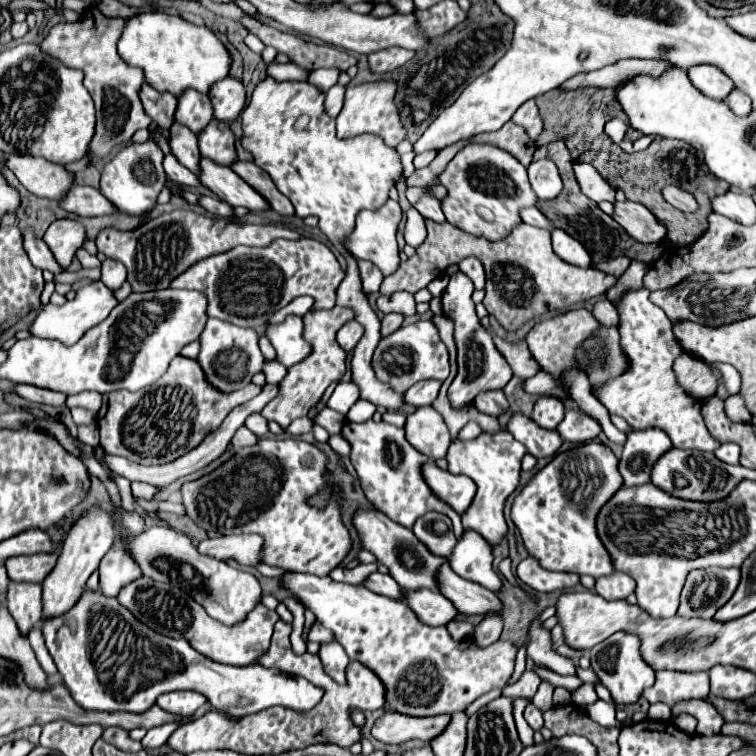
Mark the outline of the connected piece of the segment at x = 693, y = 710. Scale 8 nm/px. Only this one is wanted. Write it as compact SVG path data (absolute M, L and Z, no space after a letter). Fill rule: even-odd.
M686 699L686 701L678 701L672 707L672 719L676 719L678 715L688 713L692 717L698 719L698 729L696 733L700 735L714 735L720 733L720 727L724 721L720 721L718 713L712 711L712 705L700 701L700 699Z

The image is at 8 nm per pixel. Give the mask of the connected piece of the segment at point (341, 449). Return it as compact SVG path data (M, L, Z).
M330 435L328 445L330 445L338 455L350 457L350 445L348 445L348 441L346 441L342 435Z

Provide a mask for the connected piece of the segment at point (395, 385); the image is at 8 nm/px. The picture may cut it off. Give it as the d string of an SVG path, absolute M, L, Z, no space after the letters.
M420 319L416 323L402 325L398 331L380 339L372 357L372 369L378 381L388 383L396 393L404 393L422 379L444 381L450 373L448 349L444 347L444 343L440 343L436 325L432 321Z

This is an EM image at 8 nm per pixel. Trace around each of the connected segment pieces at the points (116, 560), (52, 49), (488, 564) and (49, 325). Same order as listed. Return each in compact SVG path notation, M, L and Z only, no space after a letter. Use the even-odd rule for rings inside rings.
M116 539L114 547L100 561L98 573L100 591L106 597L118 597L122 587L140 577L140 569L136 567L136 563L132 563L132 559L128 559L128 553L120 547L120 539Z
M92 5L84 11L76 23L58 23L40 43L40 49L54 59L60 59L66 67L84 71L84 87L90 91L96 103L96 135L90 143L92 159L102 159L114 155L120 147L128 145L134 131L148 127L148 119L142 103L140 89L144 85L144 71L130 67L118 53L116 45L122 37L126 21L120 17L106 17L102 11Z
M464 531L462 539L450 555L450 567L464 579L476 581L492 591L502 591L504 583L496 567L492 565L492 549L486 539L474 531Z
M92 281L88 285L84 285L82 289L78 289L76 297L72 301L66 301L62 307L56 305L46 305L36 321L32 323L30 331L34 337L44 337L44 339L60 339L64 345L72 345L76 343L90 327L94 327L96 323L102 323L110 311L118 305L118 299L114 297L114 291L108 289L102 281Z

